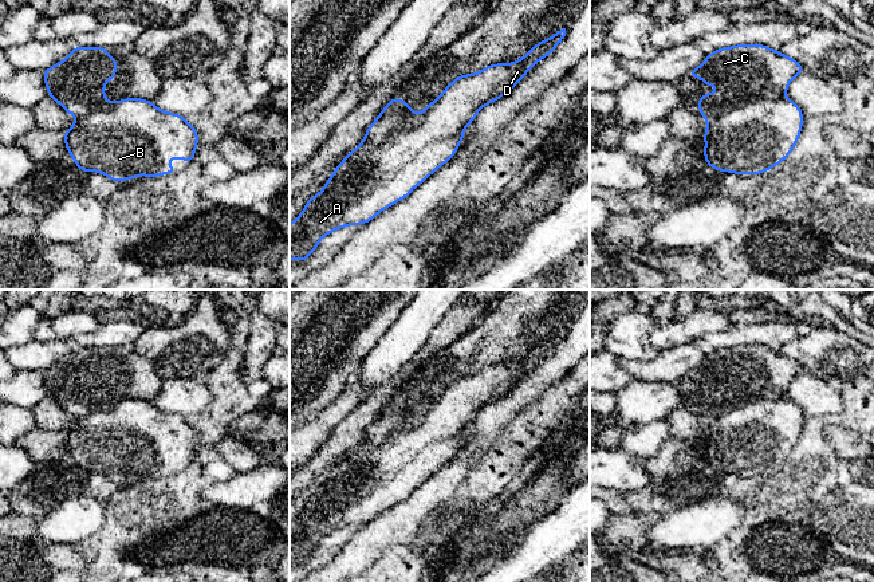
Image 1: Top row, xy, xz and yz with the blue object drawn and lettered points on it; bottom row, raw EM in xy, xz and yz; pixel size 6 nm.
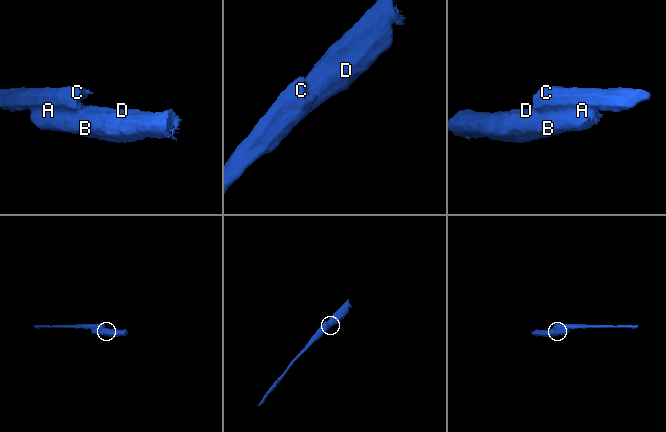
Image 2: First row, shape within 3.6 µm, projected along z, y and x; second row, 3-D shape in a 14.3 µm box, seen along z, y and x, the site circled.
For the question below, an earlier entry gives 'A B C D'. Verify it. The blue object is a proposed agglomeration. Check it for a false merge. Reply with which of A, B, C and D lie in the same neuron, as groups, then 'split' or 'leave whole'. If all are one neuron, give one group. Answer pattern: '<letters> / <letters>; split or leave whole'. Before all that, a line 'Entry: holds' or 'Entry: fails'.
Entry: fails
A B D / C; split

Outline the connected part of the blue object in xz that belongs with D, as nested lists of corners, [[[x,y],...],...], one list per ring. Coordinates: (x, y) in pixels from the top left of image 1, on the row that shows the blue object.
[[[566,28],[535,44],[521,59],[513,63],[499,63],[484,67],[480,72],[460,75],[428,106],[421,122],[410,129],[398,129],[390,134],[365,161],[358,174],[345,177],[330,190],[332,201],[343,202],[340,209],[327,209],[316,202],[303,209],[299,220],[290,224],[290,260],[306,261],[316,249],[322,237],[346,225],[362,225],[379,212],[406,198],[441,165],[446,164],[464,141],[464,130],[471,125],[481,107],[508,94],[540,59],[548,56],[564,39]]]

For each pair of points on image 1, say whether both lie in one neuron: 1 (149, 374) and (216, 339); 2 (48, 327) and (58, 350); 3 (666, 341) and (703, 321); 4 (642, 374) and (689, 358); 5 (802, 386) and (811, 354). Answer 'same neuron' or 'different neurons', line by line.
1: different neurons
2: different neurons
3: same neuron
4: same neuron
5: different neurons

